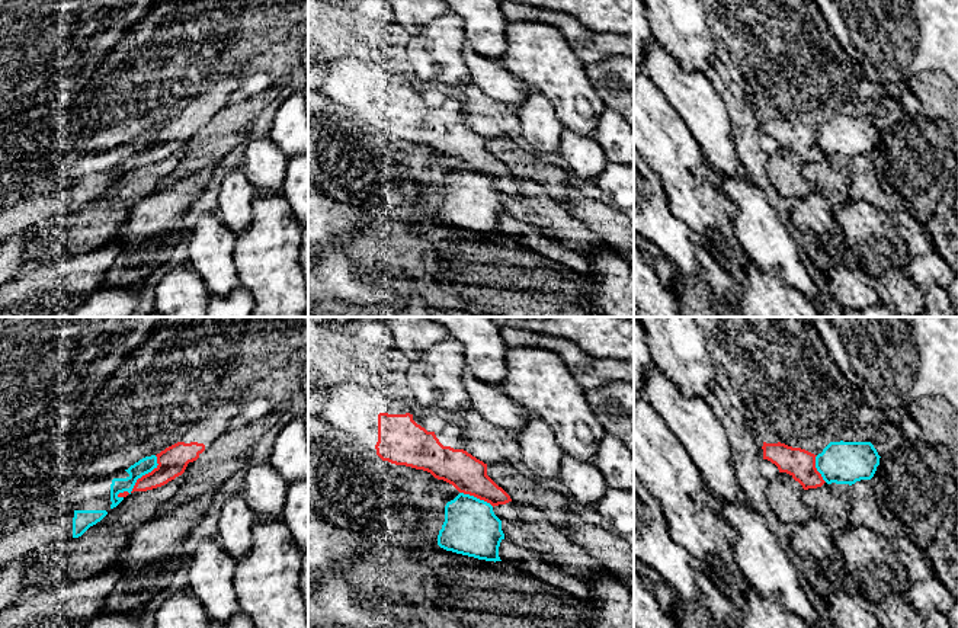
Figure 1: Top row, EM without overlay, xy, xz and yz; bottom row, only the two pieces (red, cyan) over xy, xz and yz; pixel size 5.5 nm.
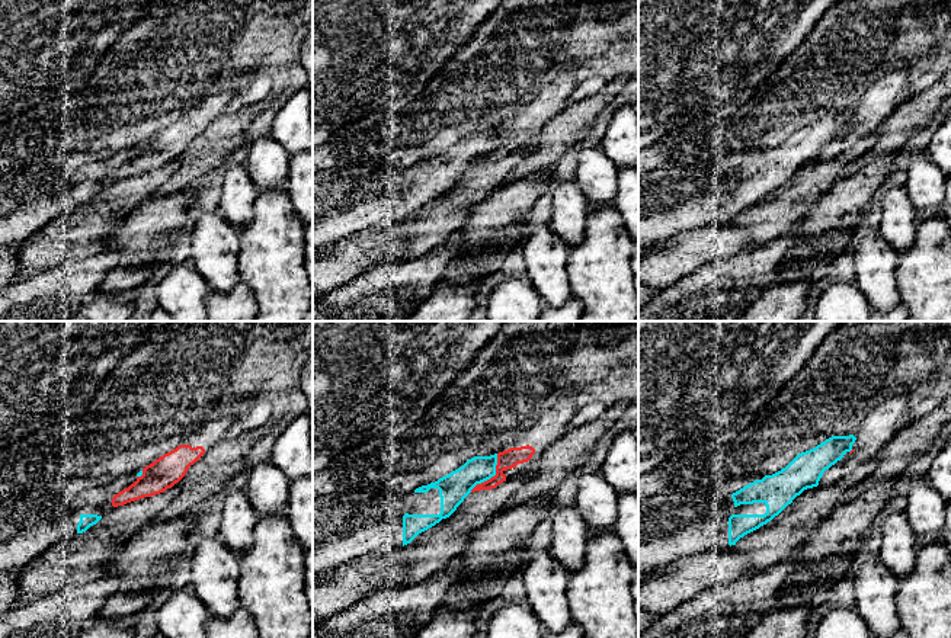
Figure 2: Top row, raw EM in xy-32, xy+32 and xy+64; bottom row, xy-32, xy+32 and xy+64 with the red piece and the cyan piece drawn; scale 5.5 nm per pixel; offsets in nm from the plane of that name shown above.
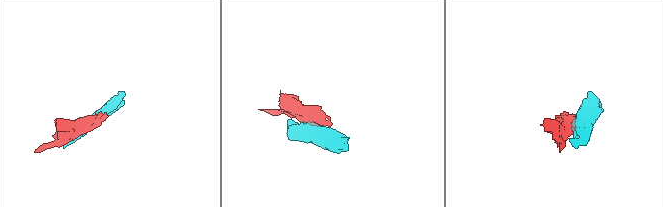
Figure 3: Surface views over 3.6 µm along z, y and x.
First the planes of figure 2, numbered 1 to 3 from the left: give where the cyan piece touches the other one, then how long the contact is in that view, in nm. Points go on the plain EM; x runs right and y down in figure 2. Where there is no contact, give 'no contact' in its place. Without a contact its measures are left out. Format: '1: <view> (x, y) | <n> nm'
1: xy-32 (141, 150) | 50 nm
2: xy+32 (492, 151) | 260 nm
3: xy+64 (851, 125) | 30 nm

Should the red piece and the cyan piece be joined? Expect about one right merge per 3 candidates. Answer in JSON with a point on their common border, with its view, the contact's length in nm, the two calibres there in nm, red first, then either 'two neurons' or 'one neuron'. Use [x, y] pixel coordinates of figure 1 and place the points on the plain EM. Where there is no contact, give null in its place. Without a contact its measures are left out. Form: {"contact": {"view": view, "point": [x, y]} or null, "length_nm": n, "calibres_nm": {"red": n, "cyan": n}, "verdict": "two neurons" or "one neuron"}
{"contact": {"view": "xy", "point": [138, 153]}, "length_nm": 320, "calibres_nm": {"red": 160, "cyan": 90}, "verdict": "two neurons"}

